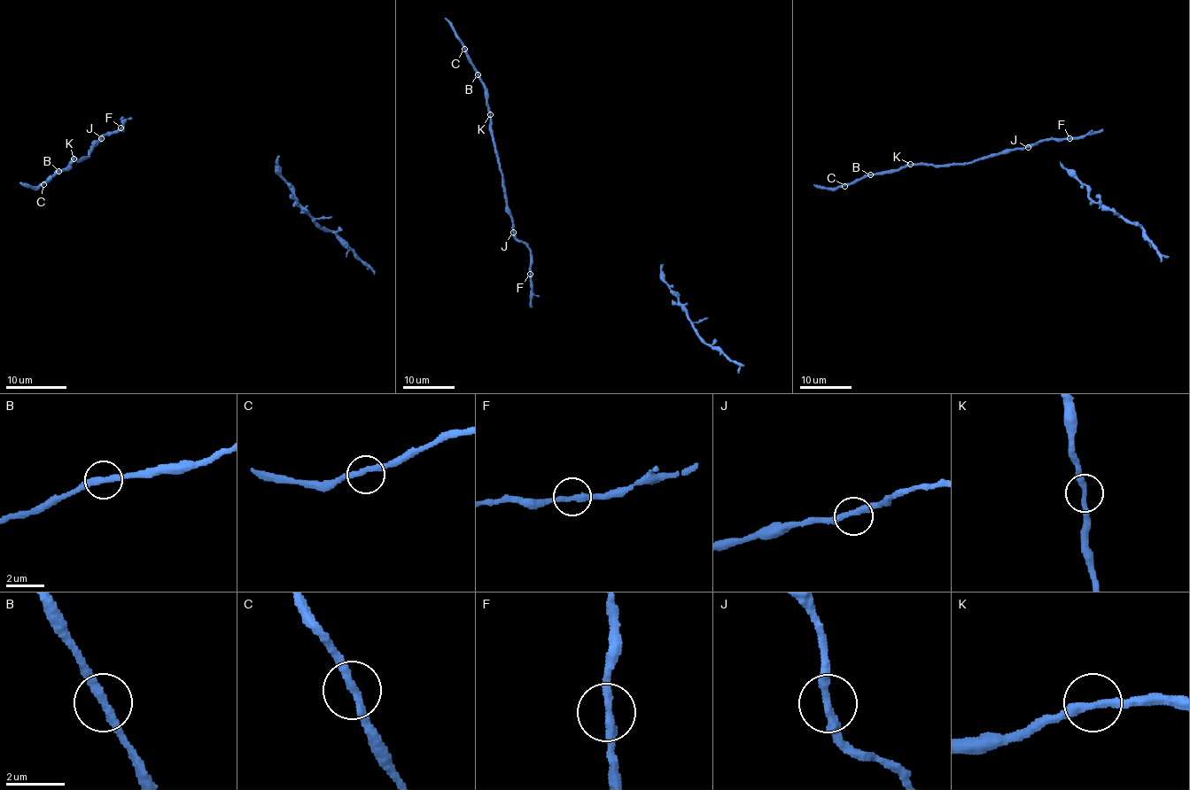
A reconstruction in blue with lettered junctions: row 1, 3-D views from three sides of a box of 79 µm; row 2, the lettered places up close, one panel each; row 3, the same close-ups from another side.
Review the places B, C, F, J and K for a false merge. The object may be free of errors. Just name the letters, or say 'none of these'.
none of these

